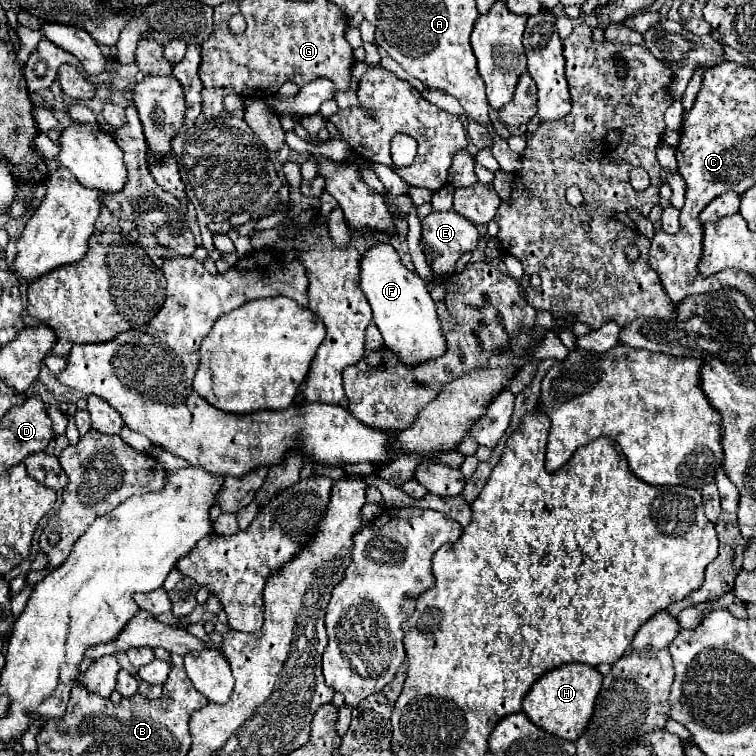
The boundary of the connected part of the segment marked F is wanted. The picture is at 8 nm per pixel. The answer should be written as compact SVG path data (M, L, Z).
M377 242L363 254L361 290L371 304L373 322L381 330L385 346L393 348L401 356L403 364L415 366L445 352L445 338L427 286L413 270L403 266L399 252L391 244Z

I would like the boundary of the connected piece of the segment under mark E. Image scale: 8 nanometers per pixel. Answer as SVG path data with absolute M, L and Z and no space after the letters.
M431 212L423 218L423 244L435 276L453 274L457 260L479 244L479 230L467 218L449 212Z

